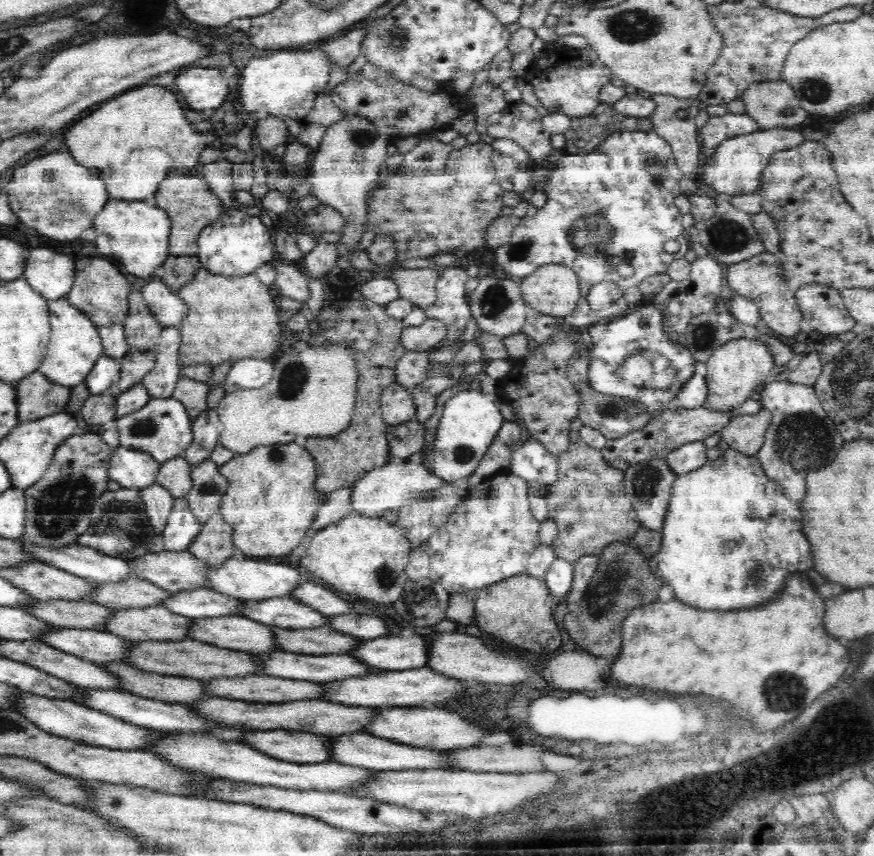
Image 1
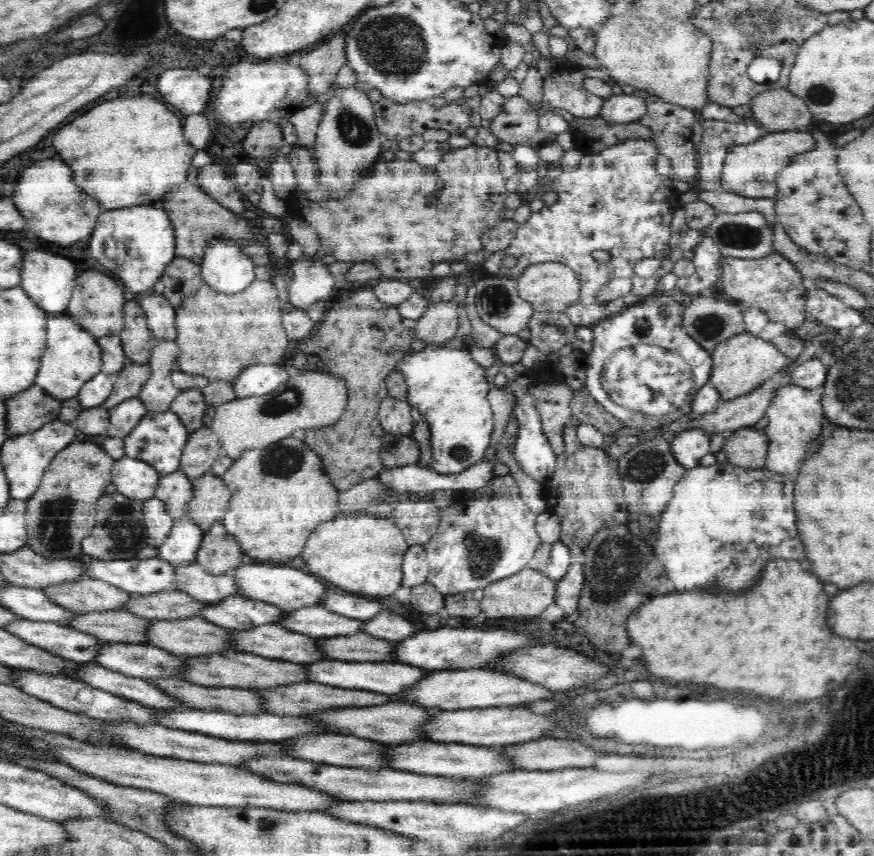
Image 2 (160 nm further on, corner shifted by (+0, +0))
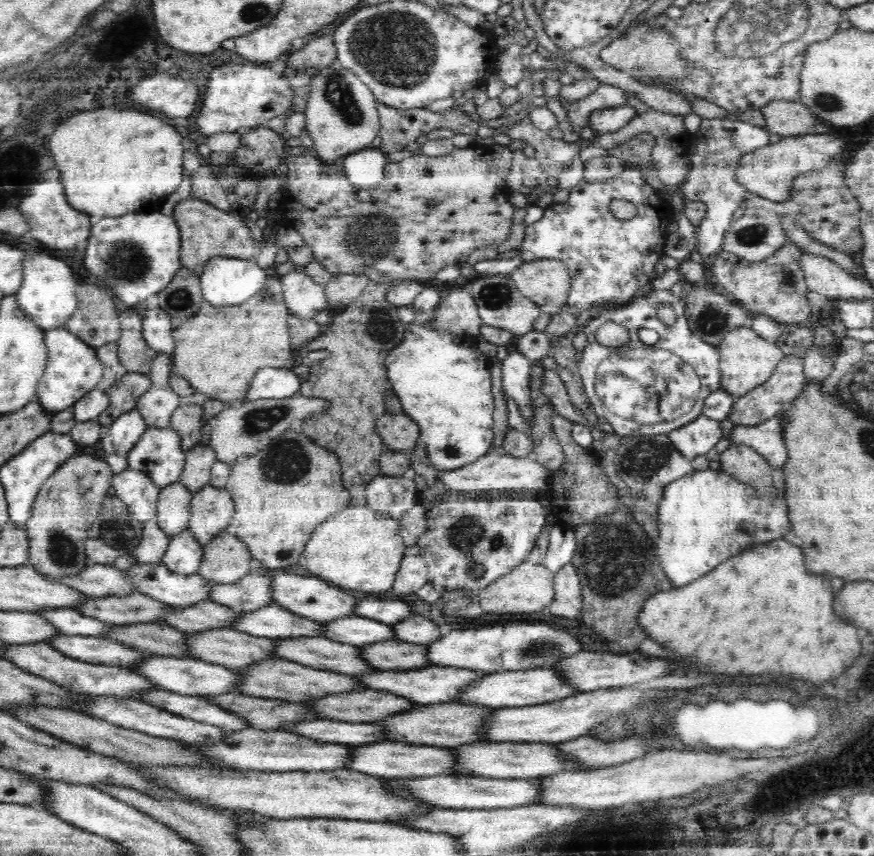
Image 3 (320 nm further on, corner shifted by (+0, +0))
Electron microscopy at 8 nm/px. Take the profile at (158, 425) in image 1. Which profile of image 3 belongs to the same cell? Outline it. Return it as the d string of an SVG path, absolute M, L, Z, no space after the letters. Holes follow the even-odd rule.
M150 425L127 453L127 468L141 469L148 473L150 480L160 489L179 482L184 462L181 435L172 425Z

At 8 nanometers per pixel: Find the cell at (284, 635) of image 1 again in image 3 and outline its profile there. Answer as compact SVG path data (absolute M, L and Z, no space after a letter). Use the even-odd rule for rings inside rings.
M378 641L356 648L368 664L383 670L416 670L430 666L425 658L426 648L402 641Z

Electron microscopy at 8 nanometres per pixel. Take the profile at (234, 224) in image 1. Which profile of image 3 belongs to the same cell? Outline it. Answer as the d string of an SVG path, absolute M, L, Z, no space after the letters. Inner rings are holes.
M216 254L206 262L200 276L203 300L210 304L242 304L262 292L270 275L254 259Z

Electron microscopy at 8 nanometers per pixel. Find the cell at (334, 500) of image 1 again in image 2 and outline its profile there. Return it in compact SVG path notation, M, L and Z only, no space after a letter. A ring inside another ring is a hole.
M377 477L355 484L344 492L339 492L339 514L367 512L370 506L385 504L389 509L395 508L397 500Z

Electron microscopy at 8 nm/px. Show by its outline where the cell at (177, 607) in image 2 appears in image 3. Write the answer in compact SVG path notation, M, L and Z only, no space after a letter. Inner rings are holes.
M202 600L194 606L170 606L170 610L164 614L162 620L186 634L212 628L232 629L236 618L238 613L231 608L214 600Z

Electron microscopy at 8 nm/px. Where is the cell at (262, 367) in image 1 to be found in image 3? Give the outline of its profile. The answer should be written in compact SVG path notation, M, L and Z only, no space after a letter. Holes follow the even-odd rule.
M260 367L247 390L246 400L294 396L299 393L301 384L300 377L288 367Z

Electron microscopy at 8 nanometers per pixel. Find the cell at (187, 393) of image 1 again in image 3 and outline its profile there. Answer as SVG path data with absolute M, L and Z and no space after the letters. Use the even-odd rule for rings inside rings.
M180 405L174 409L170 425L181 435L181 448L188 451L200 443L204 410L200 405Z

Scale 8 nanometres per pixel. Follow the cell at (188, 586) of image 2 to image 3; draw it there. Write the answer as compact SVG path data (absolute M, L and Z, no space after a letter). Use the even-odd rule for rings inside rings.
M252 573L236 582L218 584L208 581L210 587L210 600L231 608L234 612L254 612L258 608L274 604L272 600L272 580Z

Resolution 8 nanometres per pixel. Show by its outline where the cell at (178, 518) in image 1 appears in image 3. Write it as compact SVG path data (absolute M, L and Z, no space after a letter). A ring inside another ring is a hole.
M189 529L175 534L162 558L166 569L174 573L191 576L199 573L202 563L203 546Z

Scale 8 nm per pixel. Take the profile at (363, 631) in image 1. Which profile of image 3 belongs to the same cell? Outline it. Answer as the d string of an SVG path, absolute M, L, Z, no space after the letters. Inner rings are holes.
M415 613L389 626L391 634L394 634L398 641L404 640L406 643L418 646L428 646L442 637L438 631L438 624L434 620Z

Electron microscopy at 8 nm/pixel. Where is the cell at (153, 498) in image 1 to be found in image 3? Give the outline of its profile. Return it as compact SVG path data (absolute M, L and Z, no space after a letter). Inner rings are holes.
M157 518L144 524L144 532L140 544L131 552L136 564L160 565L170 543L170 536L162 530Z

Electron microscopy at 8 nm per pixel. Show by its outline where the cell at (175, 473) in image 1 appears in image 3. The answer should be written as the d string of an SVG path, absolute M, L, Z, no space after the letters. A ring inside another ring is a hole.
M174 482L161 489L156 518L170 538L182 533L184 529L189 529L192 497L193 492L180 482Z

